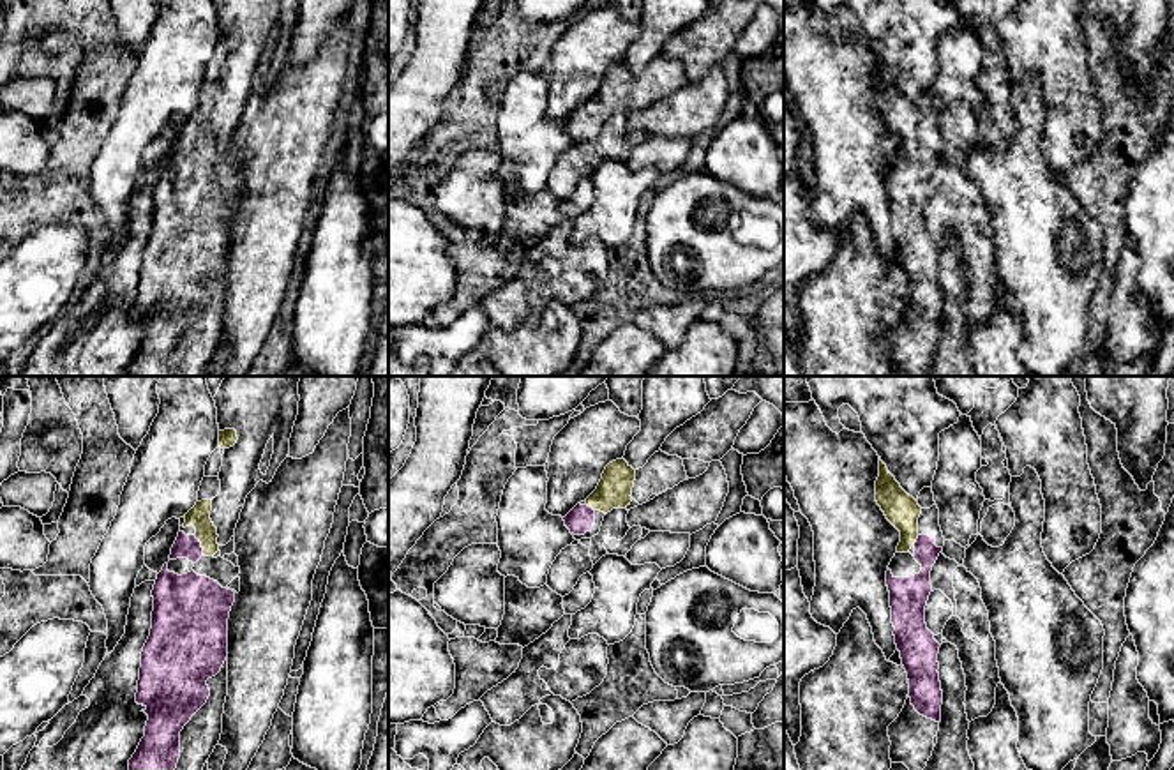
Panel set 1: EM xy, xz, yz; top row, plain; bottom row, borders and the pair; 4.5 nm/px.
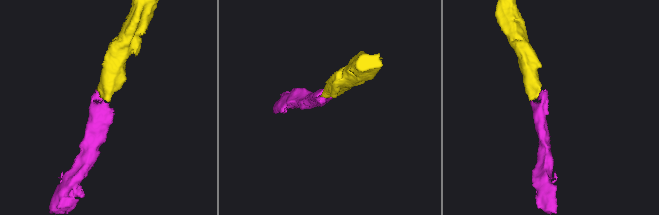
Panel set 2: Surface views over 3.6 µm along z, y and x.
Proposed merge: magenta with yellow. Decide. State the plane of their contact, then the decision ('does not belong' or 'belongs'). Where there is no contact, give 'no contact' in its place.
xy | belongs

